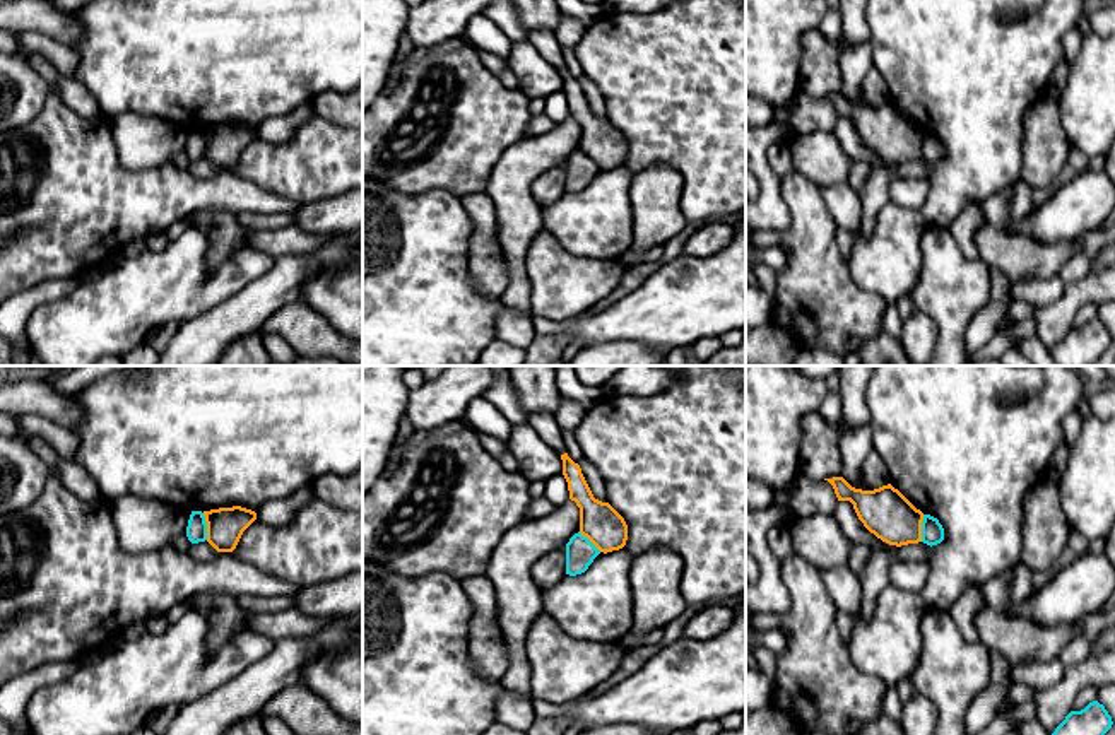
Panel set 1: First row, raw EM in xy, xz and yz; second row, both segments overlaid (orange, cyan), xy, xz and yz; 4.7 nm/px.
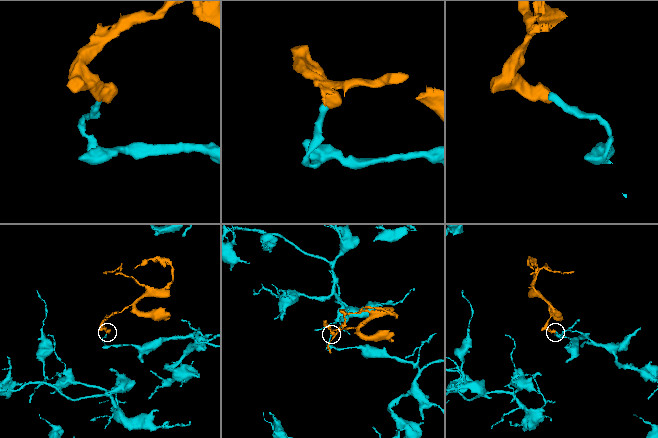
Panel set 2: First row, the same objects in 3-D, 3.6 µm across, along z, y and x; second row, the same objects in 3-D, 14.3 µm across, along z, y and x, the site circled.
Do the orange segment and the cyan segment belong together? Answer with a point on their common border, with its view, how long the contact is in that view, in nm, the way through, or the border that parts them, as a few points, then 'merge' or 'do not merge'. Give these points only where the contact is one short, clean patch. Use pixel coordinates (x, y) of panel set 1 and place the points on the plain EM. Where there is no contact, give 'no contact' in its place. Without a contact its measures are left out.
meets orange in xy at (207, 144); contact 130 nm long; border along xy (202, 130), (207, 156); do not merge

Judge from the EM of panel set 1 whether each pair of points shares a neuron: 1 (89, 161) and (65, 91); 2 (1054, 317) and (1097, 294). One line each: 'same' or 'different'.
1: different
2: same

